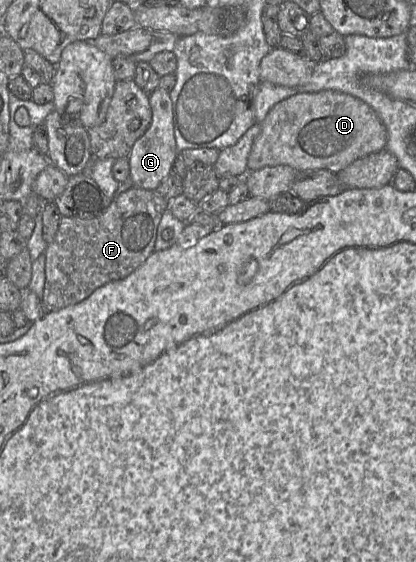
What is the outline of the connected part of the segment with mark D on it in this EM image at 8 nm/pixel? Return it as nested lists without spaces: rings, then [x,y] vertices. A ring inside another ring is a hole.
[[[321,90],[318,92],[304,92],[298,93],[291,97],[288,97],[285,100],[282,100],[276,103],[268,112],[265,119],[260,123],[261,131],[259,135],[255,138],[249,157],[248,157],[248,170],[255,171],[262,169],[263,167],[267,166],[278,166],[278,165],[288,165],[295,169],[297,172],[299,171],[306,171],[306,170],[320,170],[325,169],[329,170],[333,173],[337,173],[340,170],[344,169],[355,160],[365,157],[371,153],[380,151],[386,147],[387,143],[387,129],[376,114],[376,112],[364,101],[340,92],[336,90]]]

